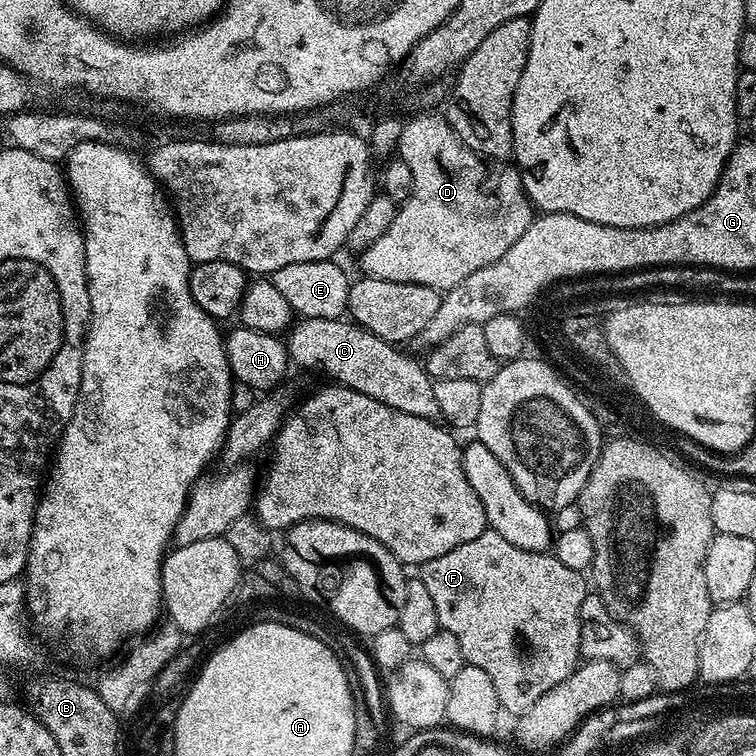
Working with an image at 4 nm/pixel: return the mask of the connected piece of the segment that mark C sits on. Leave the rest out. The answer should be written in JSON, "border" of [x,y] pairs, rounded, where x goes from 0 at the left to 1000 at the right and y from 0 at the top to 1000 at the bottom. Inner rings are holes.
{"border":[[[397,421],[388,427],[378,444],[381,474],[388,483],[397,487],[425,487],[443,507],[467,513],[474,521],[484,521],[521,542],[532,542],[532,548],[548,548],[548,553],[563,553],[577,558],[583,554],[579,530],[574,528],[574,511],[566,492],[554,475],[538,471],[525,456],[512,455],[492,439],[478,434],[475,429],[460,421],[433,423],[431,421]]]}

